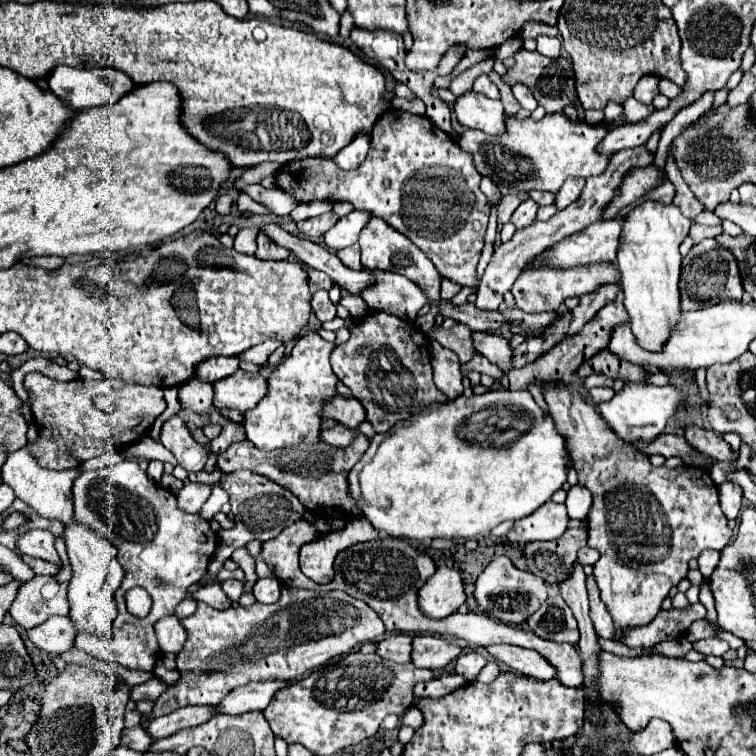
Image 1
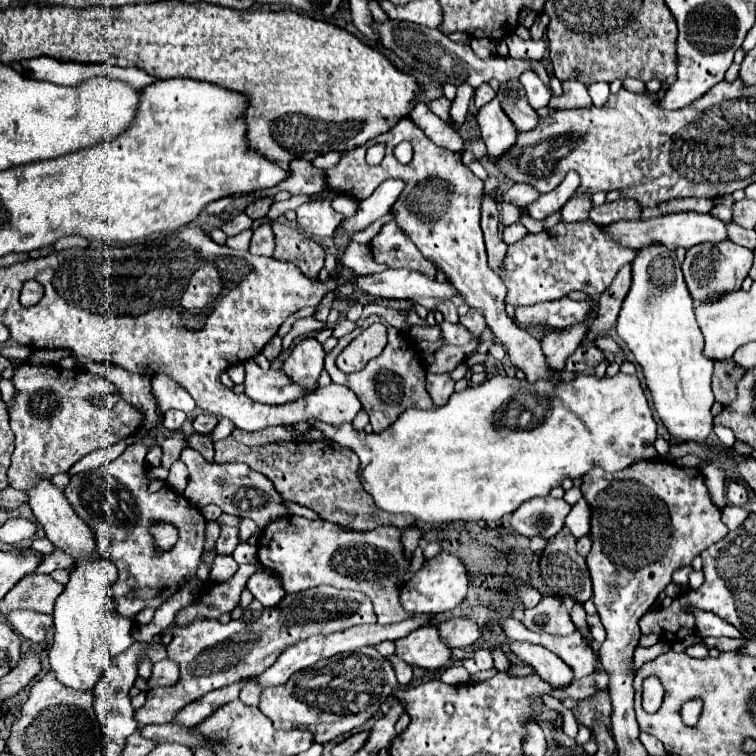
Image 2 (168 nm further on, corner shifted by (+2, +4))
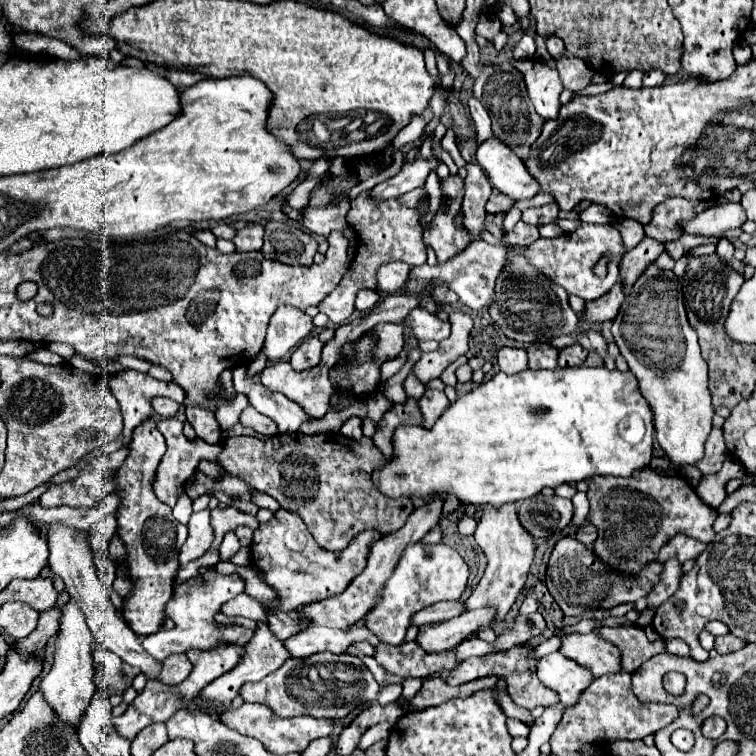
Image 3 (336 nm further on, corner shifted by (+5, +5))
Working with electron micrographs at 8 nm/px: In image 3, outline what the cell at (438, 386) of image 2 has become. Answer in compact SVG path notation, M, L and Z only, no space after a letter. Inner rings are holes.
M427 390L423 394L423 398L419 400L419 408L423 414L423 422L425 428L431 428L435 424L435 420L445 412L445 408L449 406L449 400L443 392L439 390Z

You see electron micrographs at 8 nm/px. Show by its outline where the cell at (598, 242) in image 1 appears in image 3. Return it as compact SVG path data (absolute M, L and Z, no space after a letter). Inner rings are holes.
M741 202L735 204L717 204L709 210L703 210L697 214L689 224L683 226L687 234L701 234L701 236L715 236L731 228L741 228L741 224L747 220L745 210Z

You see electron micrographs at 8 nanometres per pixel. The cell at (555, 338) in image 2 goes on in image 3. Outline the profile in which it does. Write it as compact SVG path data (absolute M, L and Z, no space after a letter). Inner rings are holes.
M535 342L535 344L527 346L527 358L529 358L531 370L555 370L557 356L559 356L559 352L545 342L543 344Z

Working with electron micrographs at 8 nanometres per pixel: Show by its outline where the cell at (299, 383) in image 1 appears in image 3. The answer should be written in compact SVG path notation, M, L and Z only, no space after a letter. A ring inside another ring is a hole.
M317 336L305 338L303 344L291 354L291 366L295 370L307 370L313 368L321 362L321 350L323 350L323 342Z

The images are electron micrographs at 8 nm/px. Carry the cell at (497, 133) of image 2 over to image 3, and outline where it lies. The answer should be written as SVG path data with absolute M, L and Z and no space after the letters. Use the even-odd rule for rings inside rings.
M497 138L481 144L481 148L477 150L477 162L483 166L489 180L493 180L493 188L509 196L511 200L529 200L539 194L537 180L533 180L515 152L501 144Z

